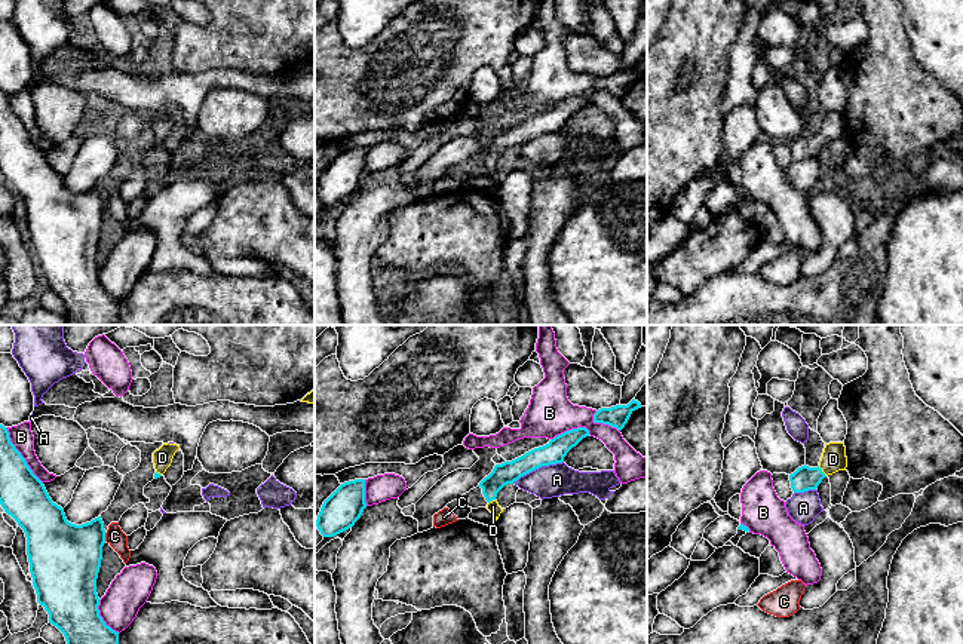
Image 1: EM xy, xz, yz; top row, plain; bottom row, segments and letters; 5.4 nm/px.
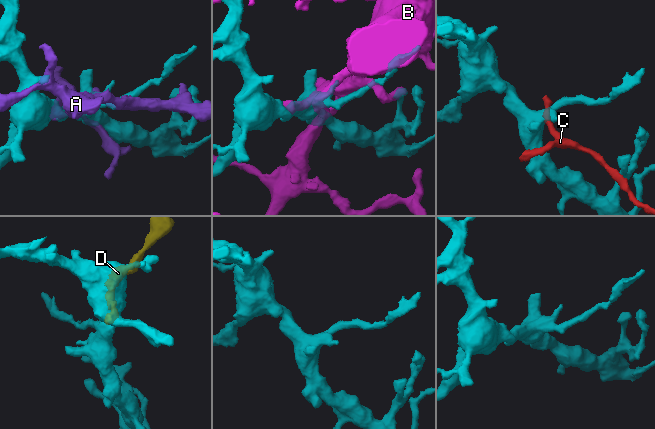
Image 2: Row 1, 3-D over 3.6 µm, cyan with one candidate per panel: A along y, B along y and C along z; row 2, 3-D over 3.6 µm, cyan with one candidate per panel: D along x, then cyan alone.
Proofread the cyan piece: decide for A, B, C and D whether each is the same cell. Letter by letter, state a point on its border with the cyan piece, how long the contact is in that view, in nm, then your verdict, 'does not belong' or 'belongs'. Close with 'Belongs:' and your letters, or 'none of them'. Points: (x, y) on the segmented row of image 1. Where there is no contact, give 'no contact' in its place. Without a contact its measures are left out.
A: meets cyan in xz at (537, 468); contact 300 nm long; does not belong
B: meets cyan in xy at (21, 456); contact 360 nm long; does not belong
C: meets cyan in xy at (104, 537); contact 50 nm long; does not belong
D: meets cyan in yz at (821, 471); contact 60 nm long; belongs
Belongs: D

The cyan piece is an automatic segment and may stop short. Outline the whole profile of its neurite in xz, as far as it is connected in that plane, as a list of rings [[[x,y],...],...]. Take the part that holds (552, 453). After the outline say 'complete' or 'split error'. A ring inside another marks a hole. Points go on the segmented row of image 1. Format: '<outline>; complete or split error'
[[[586,427],[571,429],[555,436],[546,445],[534,448],[512,461],[496,464],[493,472],[478,485],[482,488],[482,494],[488,502],[487,509],[496,516],[496,521],[503,512],[496,497],[504,485],[513,484],[521,476],[542,466],[562,463],[567,453],[586,436],[589,436]]]; split error

